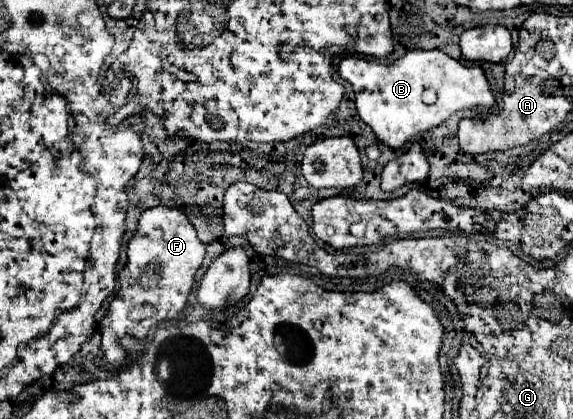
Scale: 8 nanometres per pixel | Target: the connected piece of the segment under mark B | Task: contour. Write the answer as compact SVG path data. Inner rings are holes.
M412 50L390 64L344 58L338 66L338 74L352 84L360 118L374 130L378 140L392 150L398 150L418 134L440 126L458 110L494 106L494 94L484 70L480 66L464 66L442 50ZM428 88L436 92L434 104L422 100L422 94Z

